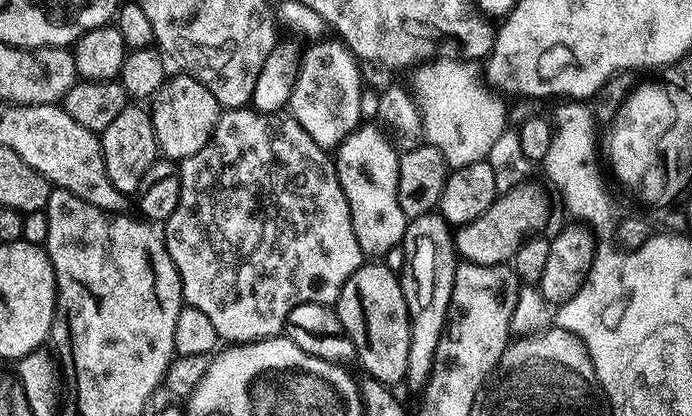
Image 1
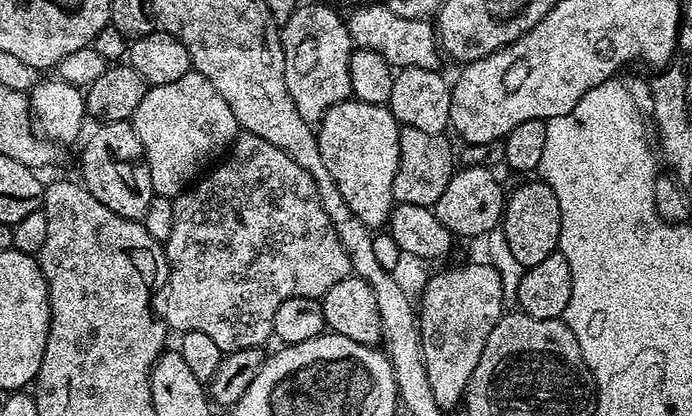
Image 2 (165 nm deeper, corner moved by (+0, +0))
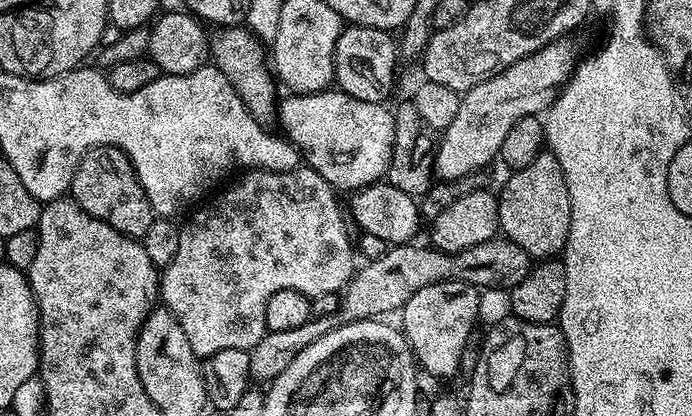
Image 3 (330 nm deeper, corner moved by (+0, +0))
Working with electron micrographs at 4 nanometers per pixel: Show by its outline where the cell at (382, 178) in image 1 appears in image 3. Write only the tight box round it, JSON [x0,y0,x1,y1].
[278,90,394,194]

